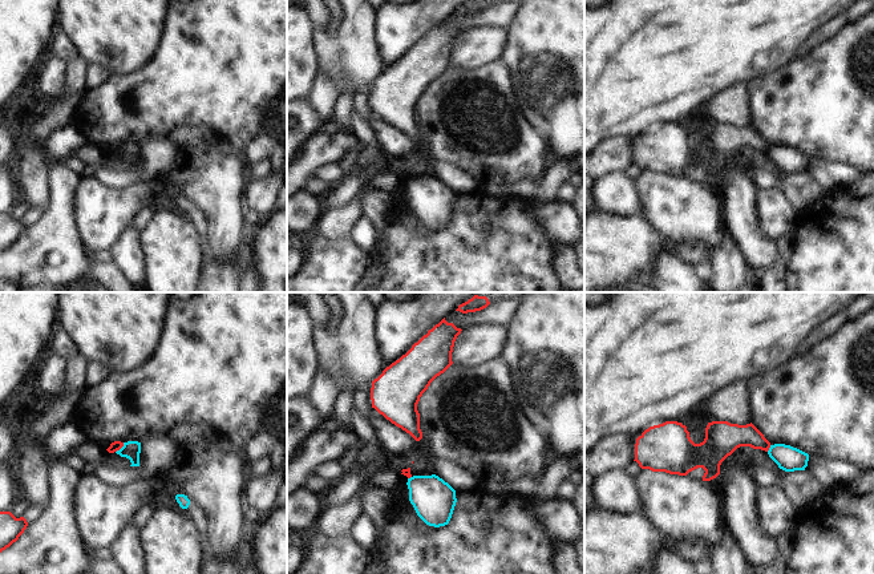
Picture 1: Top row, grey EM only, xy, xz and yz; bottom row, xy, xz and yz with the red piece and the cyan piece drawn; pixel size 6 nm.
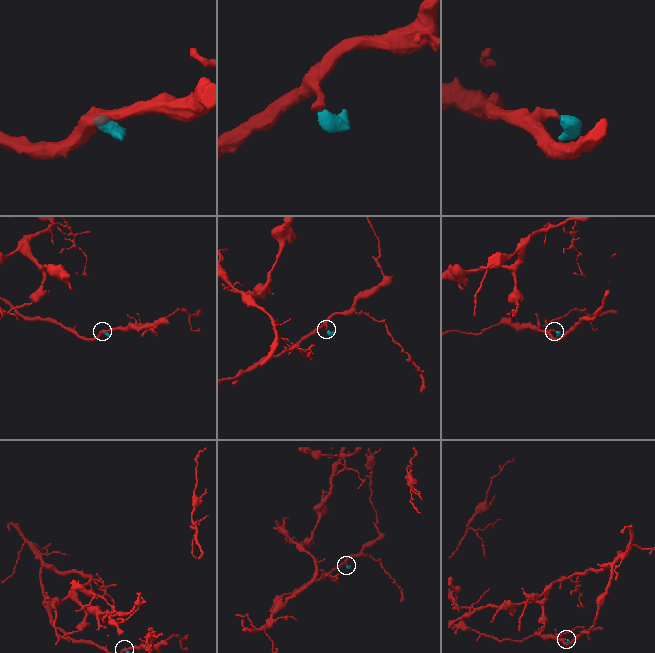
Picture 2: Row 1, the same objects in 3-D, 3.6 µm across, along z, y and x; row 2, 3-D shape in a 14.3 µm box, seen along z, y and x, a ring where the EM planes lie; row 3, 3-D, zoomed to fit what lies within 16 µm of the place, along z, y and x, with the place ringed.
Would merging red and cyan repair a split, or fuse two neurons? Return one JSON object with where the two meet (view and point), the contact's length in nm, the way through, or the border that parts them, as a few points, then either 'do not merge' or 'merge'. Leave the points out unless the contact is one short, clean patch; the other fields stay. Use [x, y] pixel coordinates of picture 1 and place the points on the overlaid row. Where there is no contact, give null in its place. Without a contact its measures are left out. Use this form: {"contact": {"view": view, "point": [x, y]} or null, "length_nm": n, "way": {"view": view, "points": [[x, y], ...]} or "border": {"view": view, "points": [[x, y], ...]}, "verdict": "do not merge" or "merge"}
{"contact": {"view": "xy", "point": [120, 448]}, "length_nm": 80, "border": {"view": "xy", "points": [[124, 443], [116, 452]]}, "verdict": "do not merge"}

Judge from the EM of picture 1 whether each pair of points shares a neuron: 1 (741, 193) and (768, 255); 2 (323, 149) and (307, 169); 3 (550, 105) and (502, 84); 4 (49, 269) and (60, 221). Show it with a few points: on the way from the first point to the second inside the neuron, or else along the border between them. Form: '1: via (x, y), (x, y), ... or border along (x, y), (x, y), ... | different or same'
1: via (741, 209), (741, 222), (752, 239) | same
2: via (318, 154), (308, 164) | same
3: border along (505, 61), (512, 71), (517, 98), (527, 120) | different
4: via (49, 257), (57, 233) | same

